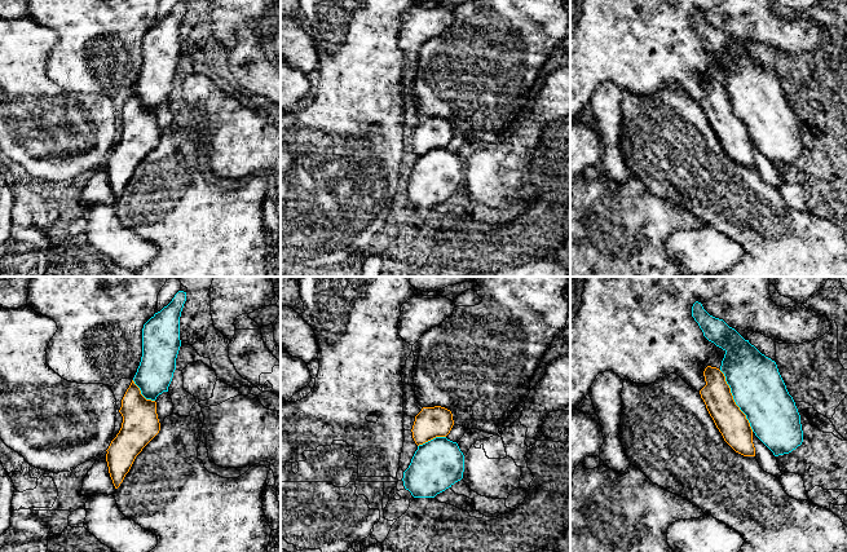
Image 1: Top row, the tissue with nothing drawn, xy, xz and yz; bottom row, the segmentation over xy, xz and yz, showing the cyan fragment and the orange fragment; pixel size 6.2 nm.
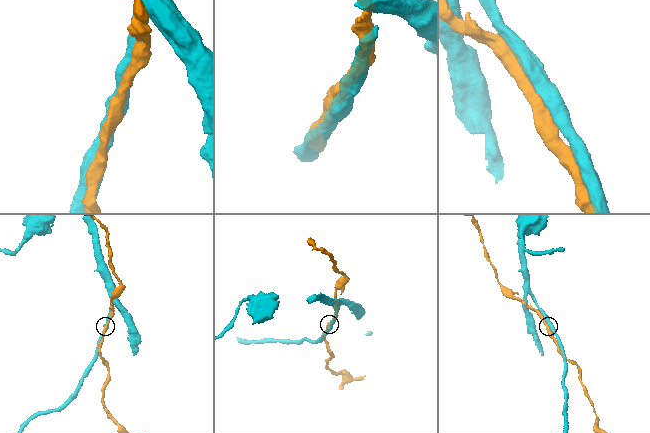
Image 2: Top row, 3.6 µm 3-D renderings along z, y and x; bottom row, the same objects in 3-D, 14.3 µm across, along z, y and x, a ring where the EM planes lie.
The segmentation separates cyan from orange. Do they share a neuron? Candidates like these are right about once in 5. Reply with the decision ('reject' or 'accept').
reject

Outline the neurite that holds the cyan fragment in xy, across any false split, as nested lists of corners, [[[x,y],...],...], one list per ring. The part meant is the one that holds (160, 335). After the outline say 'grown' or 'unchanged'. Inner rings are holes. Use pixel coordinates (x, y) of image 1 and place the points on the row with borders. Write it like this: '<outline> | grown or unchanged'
[[[178,291],[172,301],[160,312],[155,313],[142,328],[142,357],[133,377],[146,399],[155,401],[159,394],[168,392],[176,370],[176,358],[181,346],[180,317],[186,301],[186,292]]] | unchanged

